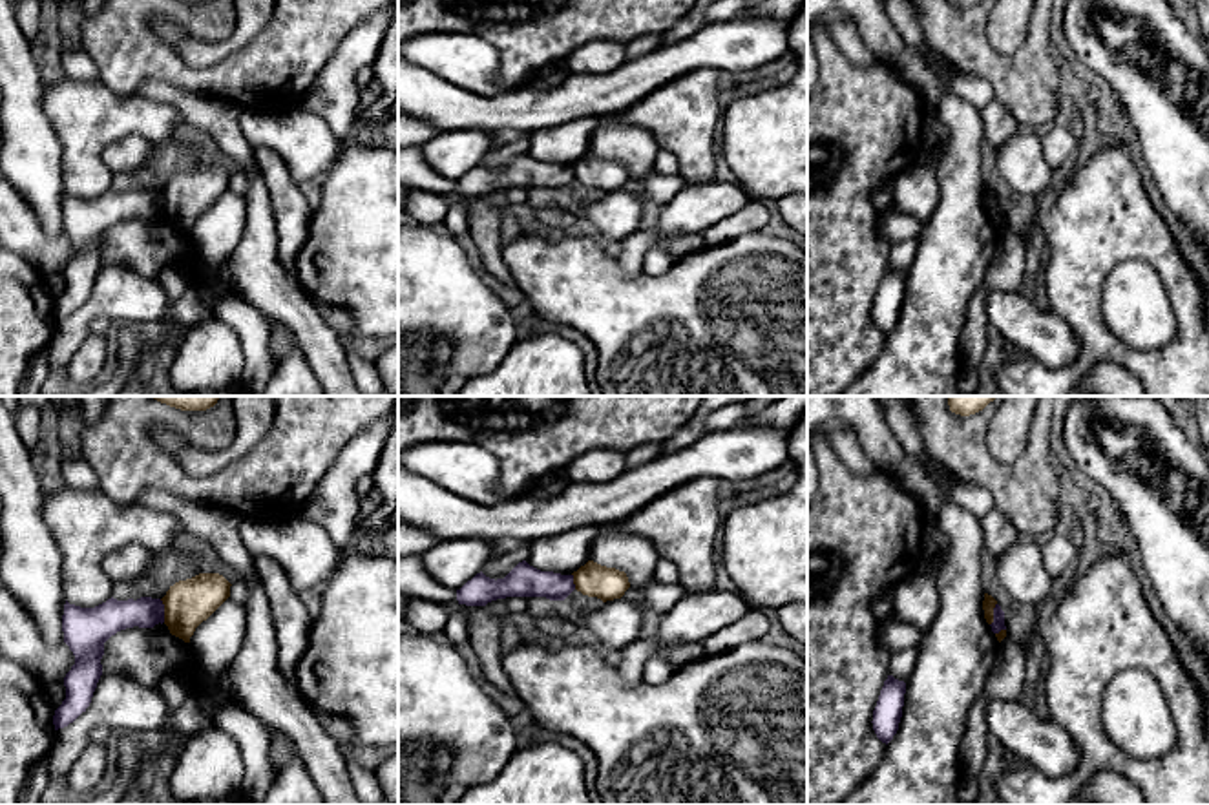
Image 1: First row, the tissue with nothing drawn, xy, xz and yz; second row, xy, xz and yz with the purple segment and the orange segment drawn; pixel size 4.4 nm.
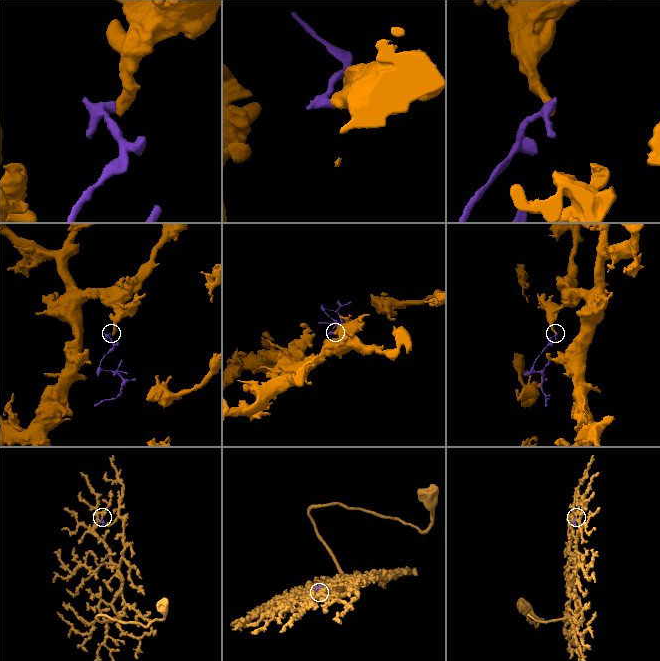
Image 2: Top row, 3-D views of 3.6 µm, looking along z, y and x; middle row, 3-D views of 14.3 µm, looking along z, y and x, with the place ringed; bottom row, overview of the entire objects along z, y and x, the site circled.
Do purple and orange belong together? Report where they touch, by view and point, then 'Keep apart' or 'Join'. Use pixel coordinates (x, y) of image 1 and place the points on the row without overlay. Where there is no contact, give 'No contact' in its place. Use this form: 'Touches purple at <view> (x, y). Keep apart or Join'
Touches purple at xy (163, 201). Keep apart

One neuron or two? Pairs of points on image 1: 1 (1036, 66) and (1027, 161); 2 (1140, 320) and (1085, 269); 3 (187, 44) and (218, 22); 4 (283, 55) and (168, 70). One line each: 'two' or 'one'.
1: two
2: two
3: two
4: one

